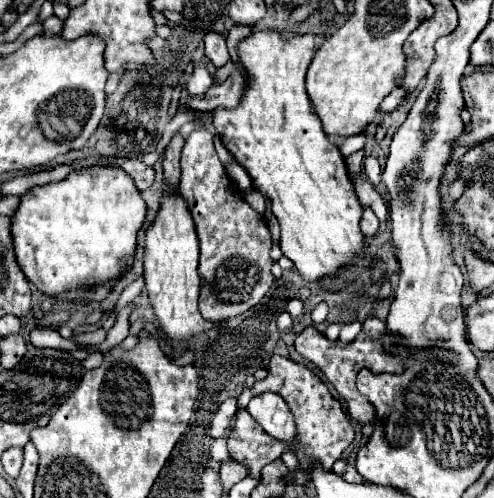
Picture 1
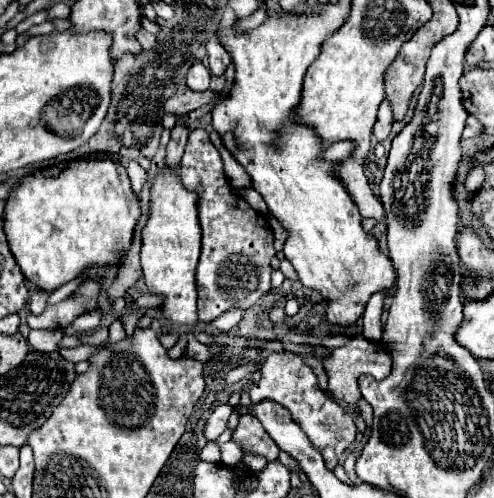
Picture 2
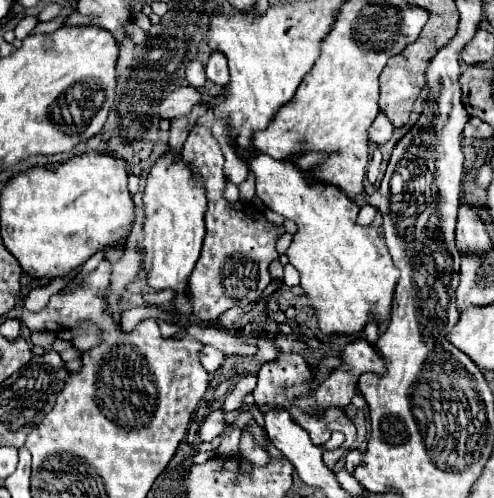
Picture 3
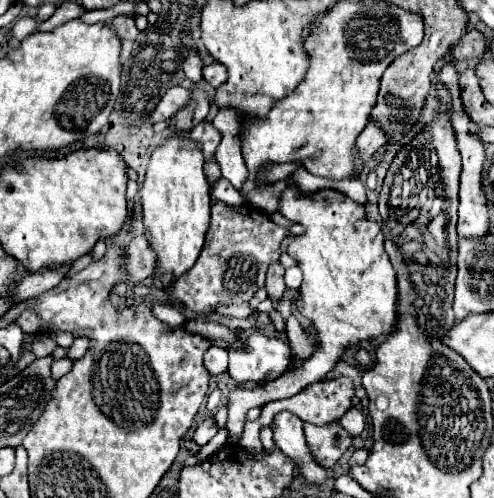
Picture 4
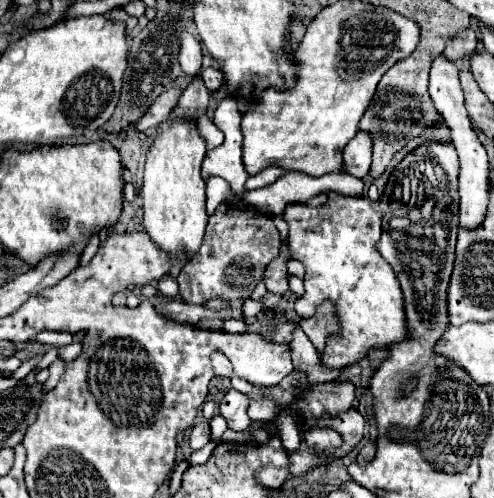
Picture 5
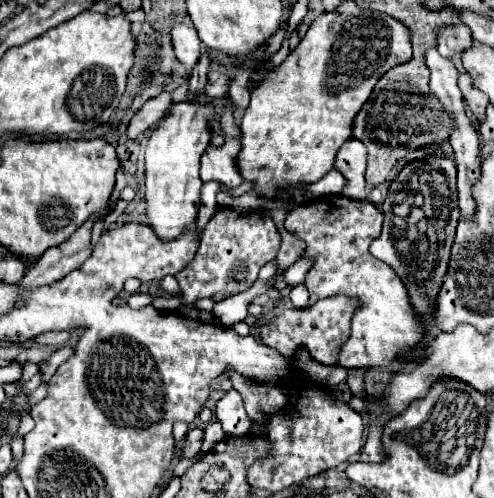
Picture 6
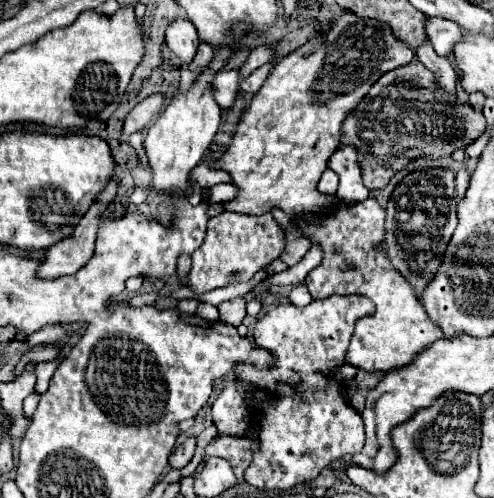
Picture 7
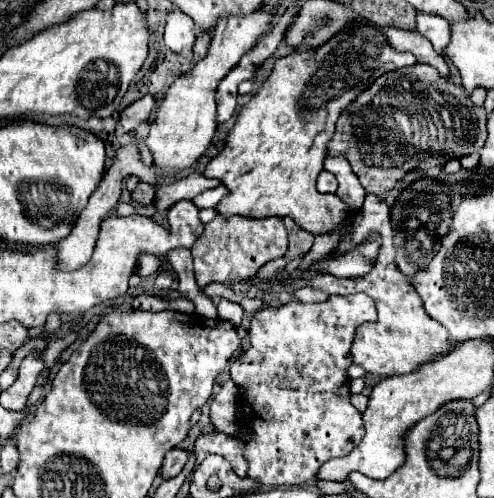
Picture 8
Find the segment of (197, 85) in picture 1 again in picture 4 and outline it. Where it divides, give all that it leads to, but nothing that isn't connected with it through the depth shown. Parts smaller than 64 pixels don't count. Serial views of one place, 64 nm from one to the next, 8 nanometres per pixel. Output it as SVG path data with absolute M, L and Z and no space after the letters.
M198 52L196 54L190 54L182 62L182 66L184 66L184 74L186 74L188 80L192 80L194 84L202 80L202 60L200 60L200 54Z

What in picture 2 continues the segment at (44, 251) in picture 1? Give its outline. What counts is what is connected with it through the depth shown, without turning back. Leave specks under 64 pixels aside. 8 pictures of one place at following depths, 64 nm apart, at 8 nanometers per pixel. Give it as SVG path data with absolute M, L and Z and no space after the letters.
M78 158L58 176L24 176L8 194L4 208L4 234L22 274L44 290L56 290L78 278L90 266L118 264L132 244L132 232L140 218L140 202L130 188L126 168L110 158Z

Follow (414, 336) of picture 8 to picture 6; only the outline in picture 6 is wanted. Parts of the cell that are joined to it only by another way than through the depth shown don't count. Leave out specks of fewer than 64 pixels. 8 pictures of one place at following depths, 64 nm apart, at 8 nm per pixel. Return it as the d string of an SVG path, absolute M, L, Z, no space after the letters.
M342 196L294 206L284 222L286 230L306 242L304 258L314 258L314 266L304 280L310 292L310 304L336 294L352 296L362 302L352 318L352 334L344 350L340 350L338 366L344 368L384 368L392 360L406 358L408 350L416 348L426 336L426 328L416 318L400 276L386 262L376 260L368 252L368 242L380 236L382 220L380 208L370 200L356 202Z

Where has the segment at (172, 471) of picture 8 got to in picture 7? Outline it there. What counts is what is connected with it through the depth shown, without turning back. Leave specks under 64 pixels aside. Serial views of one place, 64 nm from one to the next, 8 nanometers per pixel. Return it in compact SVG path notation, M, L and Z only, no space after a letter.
M186 438L182 444L178 444L178 446L170 452L170 456L168 456L170 468L176 468L176 470L184 468L184 466L190 462L190 458L192 458L194 448L196 448L196 440L194 440L194 438Z

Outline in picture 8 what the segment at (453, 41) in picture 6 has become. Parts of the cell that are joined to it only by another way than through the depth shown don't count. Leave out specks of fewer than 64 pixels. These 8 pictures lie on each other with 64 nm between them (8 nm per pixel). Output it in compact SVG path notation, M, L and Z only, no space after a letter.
M416 12L416 32L426 36L436 52L440 52L440 48L450 40L450 24L438 14Z

